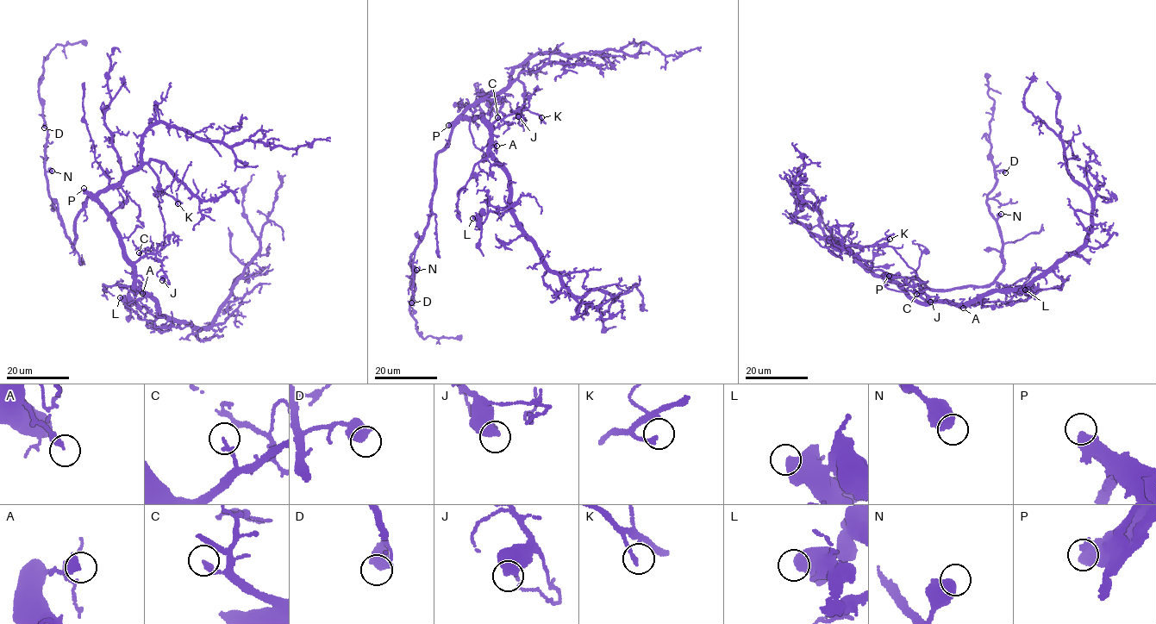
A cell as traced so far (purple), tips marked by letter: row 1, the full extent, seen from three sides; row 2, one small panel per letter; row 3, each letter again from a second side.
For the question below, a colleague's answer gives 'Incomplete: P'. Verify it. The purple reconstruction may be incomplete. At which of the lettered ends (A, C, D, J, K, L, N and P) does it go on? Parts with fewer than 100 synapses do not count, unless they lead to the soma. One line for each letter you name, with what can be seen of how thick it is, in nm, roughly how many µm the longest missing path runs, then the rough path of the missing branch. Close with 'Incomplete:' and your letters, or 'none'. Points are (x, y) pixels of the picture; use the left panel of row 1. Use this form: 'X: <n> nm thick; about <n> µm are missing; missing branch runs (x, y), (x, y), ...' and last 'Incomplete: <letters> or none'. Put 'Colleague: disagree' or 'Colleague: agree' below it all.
P: 550 nm thick; about 160 µm are missing
Incomplete: P
Colleague: agree

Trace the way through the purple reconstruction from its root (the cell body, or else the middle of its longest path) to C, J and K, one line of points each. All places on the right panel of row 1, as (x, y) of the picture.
C: (902, 287), (914, 299), (927, 301), (916, 294)
J: (902, 287), (914, 299), (927, 301), (914, 289), (915, 292), (922, 291), (930, 302)
K: (902, 287), (864, 267), (853, 252), (836, 245), (873, 246), (882, 239), (890, 239)

